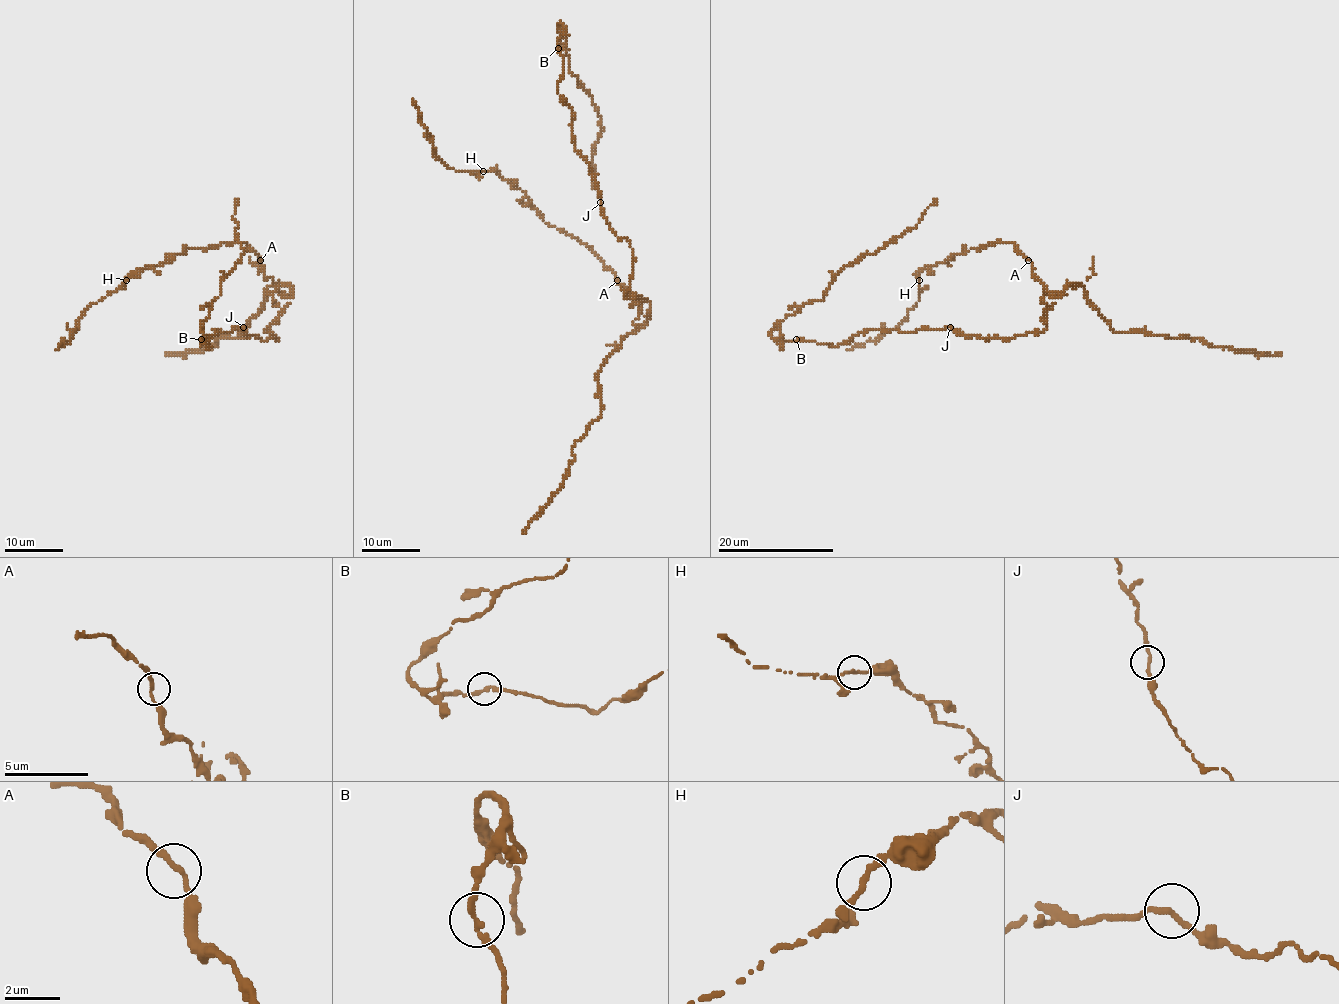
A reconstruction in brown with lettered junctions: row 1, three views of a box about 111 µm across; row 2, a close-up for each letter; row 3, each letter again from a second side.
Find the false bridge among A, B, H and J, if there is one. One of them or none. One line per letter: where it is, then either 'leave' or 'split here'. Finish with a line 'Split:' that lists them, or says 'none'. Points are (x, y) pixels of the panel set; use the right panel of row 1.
A: (1028, 260) | leave
B: (796, 339) | leave
H: (919, 280) | leave
J: (950, 327) | leave
Split: none

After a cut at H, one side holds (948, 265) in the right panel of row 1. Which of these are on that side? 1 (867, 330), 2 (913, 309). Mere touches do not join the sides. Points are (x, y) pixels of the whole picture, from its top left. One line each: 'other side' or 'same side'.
1: same side
2: other side

